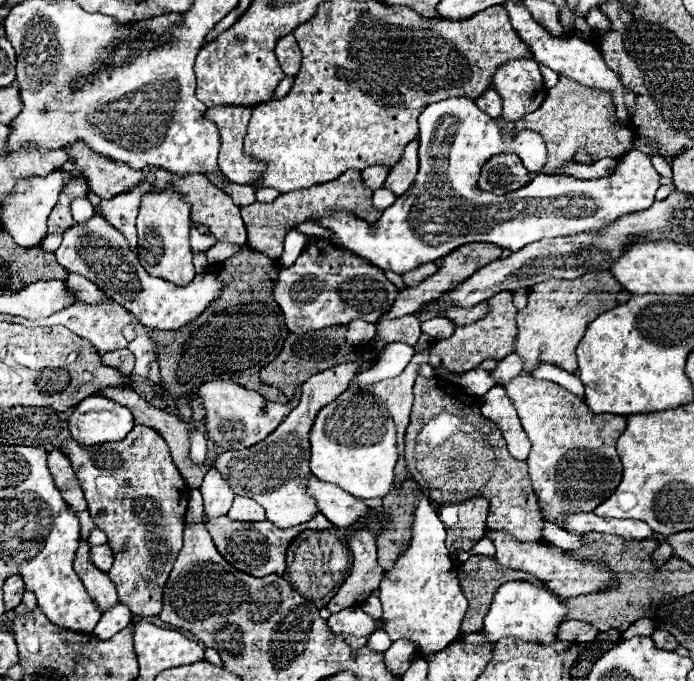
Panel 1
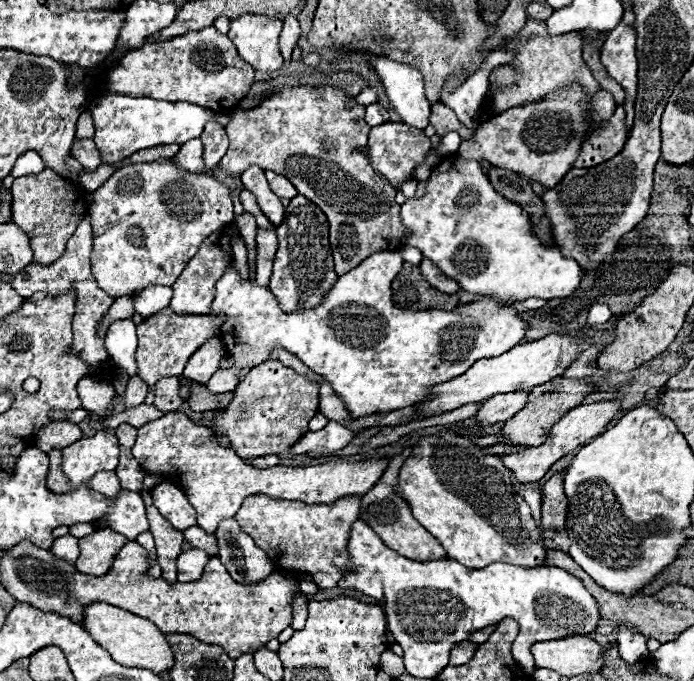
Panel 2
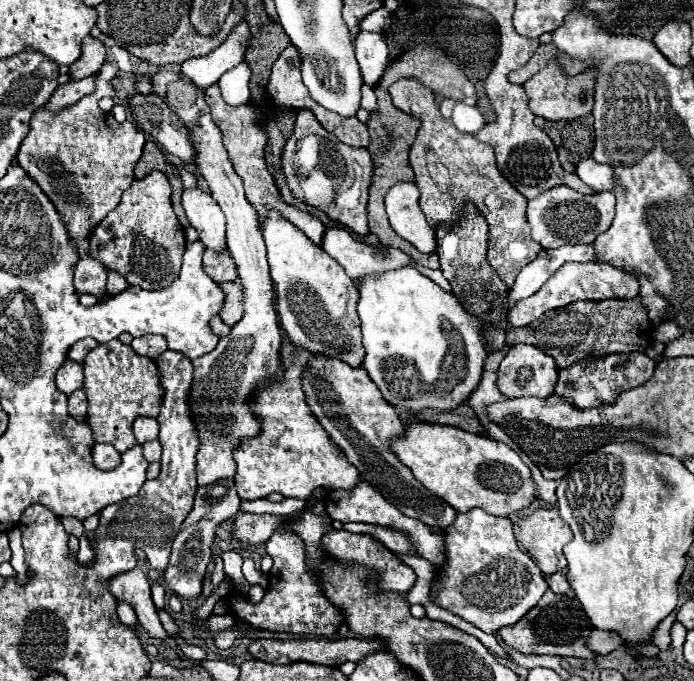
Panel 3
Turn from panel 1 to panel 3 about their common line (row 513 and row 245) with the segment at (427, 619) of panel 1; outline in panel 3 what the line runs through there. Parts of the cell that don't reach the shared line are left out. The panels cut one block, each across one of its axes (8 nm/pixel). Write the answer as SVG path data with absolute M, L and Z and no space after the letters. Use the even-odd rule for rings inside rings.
M398 182L388 190L386 212L398 236L414 244L420 252L436 250L436 234L418 206L418 186L414 182Z

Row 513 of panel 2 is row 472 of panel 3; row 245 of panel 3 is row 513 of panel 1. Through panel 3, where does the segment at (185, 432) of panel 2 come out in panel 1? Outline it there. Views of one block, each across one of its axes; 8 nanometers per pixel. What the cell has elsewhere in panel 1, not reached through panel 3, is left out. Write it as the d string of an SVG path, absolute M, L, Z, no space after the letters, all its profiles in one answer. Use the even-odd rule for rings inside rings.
M236 496L232 502L232 508L228 512L230 520L238 520L238 522L260 522L266 520L264 516L264 508L260 508L252 498L246 496Z

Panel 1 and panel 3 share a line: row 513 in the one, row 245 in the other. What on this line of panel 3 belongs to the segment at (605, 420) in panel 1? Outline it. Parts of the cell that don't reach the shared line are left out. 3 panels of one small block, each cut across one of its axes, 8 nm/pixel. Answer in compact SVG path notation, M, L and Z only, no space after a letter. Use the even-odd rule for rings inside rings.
M556 186L546 190L544 194L536 196L528 202L528 222L532 228L532 240L538 242L542 248L560 248L566 244L592 244L600 232L606 232L614 220L614 192L596 192L596 194L580 194L568 186Z

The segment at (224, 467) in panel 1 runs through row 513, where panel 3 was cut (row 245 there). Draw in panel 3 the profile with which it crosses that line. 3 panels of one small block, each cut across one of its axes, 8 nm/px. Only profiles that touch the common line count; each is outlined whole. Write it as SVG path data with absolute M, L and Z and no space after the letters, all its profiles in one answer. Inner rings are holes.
M268 210L260 224L270 264L270 278L276 290L276 312L280 316L280 324L290 336L290 342L302 350L312 350L316 354L328 354L330 358L340 358L350 366L360 366L364 358L362 336L360 336L360 318L356 314L356 284L346 276L344 268L334 262L320 246L316 246L302 230L292 226L292 222L284 220L278 210Z

